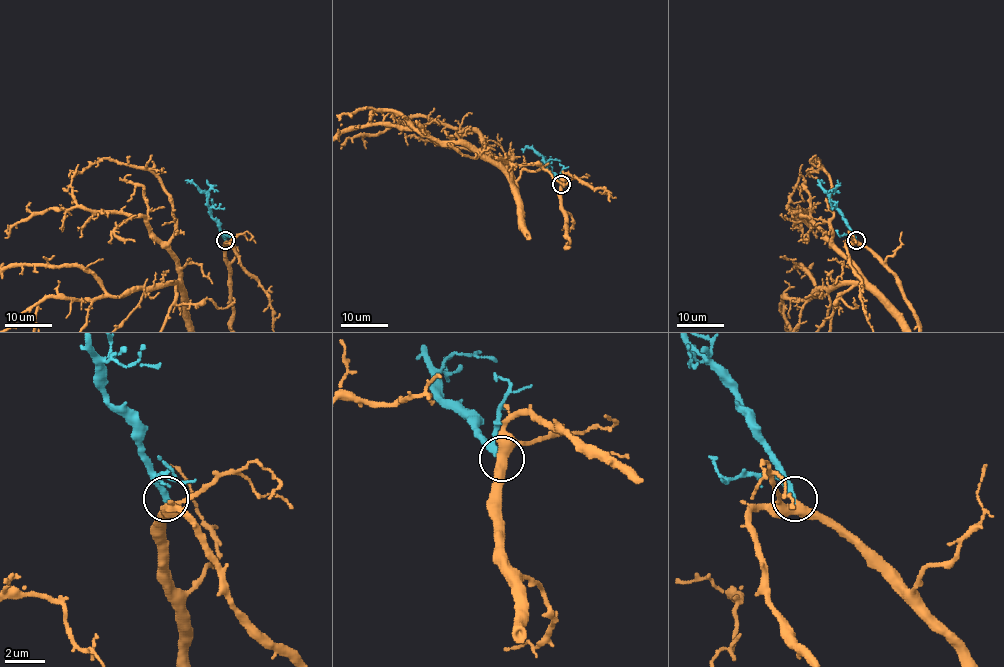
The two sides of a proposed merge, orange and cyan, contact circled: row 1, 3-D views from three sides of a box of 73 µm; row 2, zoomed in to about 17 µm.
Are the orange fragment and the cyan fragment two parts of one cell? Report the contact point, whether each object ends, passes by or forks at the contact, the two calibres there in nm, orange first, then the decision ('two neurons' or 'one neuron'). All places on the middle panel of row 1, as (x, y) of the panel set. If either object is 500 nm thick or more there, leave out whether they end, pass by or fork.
at (561, 184); orange passes by; cyan ends there; 400 nm thick on the orange side, 360 nm on the other; one neuron

